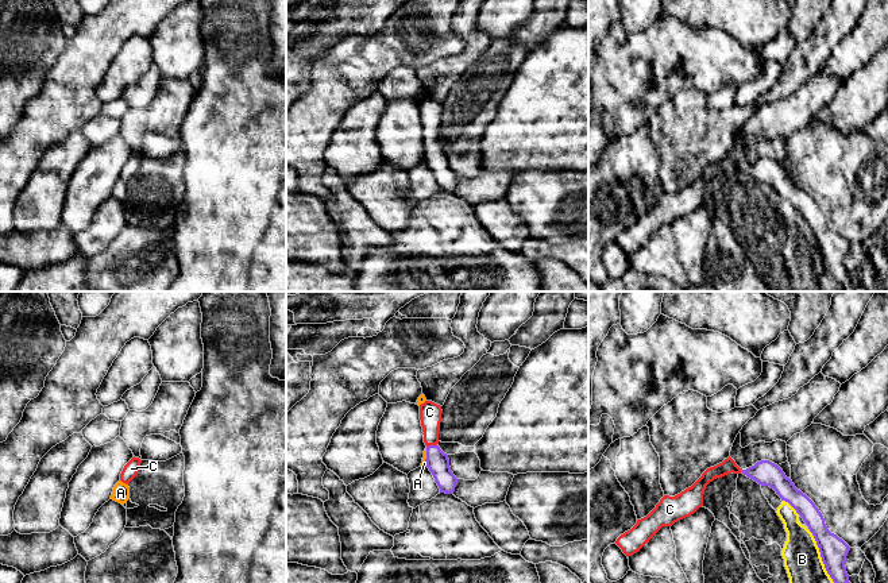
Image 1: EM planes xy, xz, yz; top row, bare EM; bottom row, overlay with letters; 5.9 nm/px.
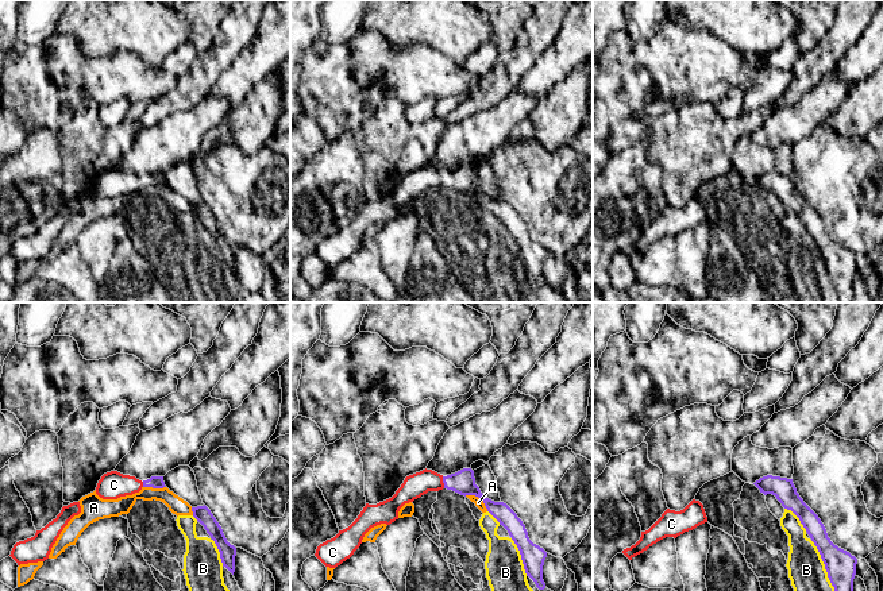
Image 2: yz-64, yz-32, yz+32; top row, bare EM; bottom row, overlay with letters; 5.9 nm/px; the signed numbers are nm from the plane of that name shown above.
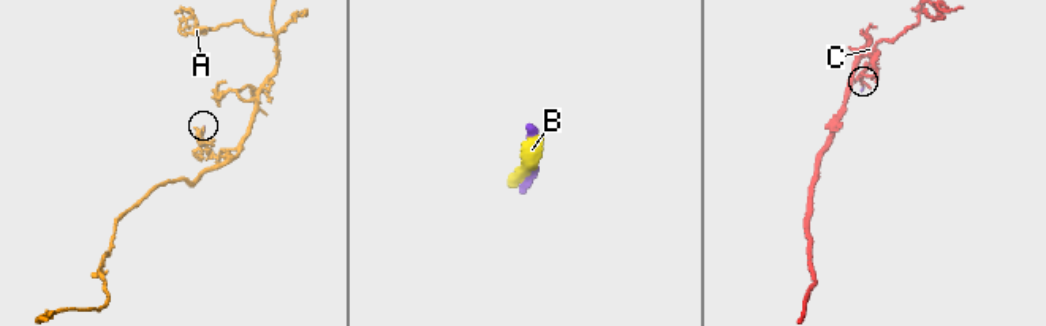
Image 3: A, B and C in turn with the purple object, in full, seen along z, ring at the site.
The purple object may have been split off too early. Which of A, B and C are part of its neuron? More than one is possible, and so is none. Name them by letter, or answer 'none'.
C

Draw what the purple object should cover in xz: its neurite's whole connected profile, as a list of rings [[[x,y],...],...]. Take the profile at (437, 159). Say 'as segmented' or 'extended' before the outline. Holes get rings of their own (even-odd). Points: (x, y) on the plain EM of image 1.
extended; [[[425,99],[420,103],[420,117],[424,130],[424,140],[426,143],[425,159],[440,190],[453,192],[457,175],[451,169],[448,152],[437,143],[441,111],[441,104],[432,99]]]

